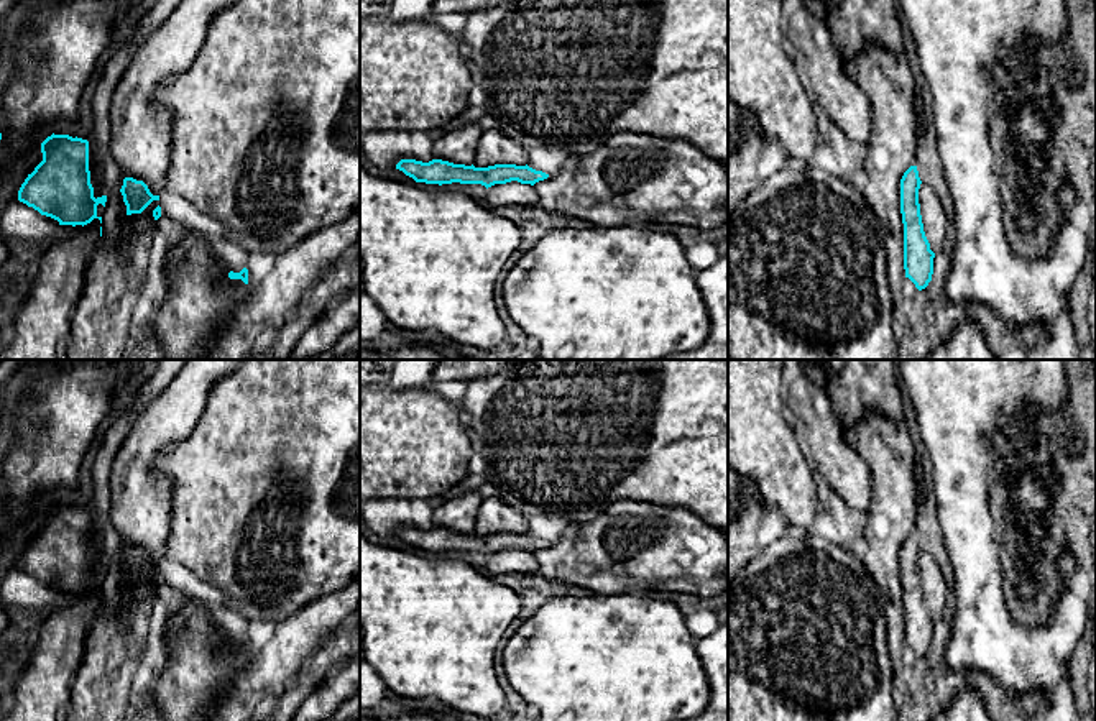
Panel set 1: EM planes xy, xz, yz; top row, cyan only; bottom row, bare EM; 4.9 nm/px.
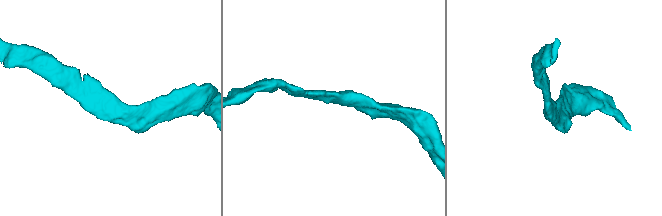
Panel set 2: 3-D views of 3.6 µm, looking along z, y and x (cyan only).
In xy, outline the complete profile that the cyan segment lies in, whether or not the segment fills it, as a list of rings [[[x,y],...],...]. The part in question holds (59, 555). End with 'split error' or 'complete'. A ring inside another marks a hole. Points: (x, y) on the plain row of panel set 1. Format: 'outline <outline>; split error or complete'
outline [[[51,503],[41,511],[43,529],[35,535],[31,542],[25,547],[18,558],[18,568],[33,575],[41,583],[51,585],[59,590],[59,593],[87,593],[94,586],[99,586],[102,591],[102,585],[97,583],[97,573],[102,572],[105,575],[107,563],[94,565],[94,555],[90,552],[90,539],[89,539],[89,509],[82,506],[72,506],[69,503]]]; complete

